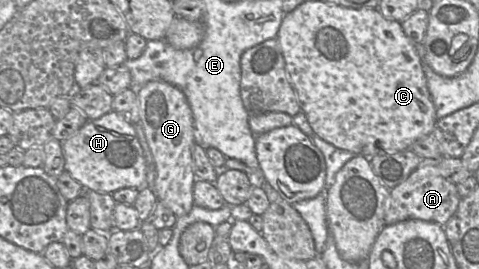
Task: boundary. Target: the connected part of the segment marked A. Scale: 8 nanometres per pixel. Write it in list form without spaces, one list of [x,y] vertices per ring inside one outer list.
[[[421,163],[409,177],[390,189],[385,203],[384,222],[392,225],[408,219],[434,222],[444,226],[456,212],[461,197],[456,184],[445,179],[437,163]]]

